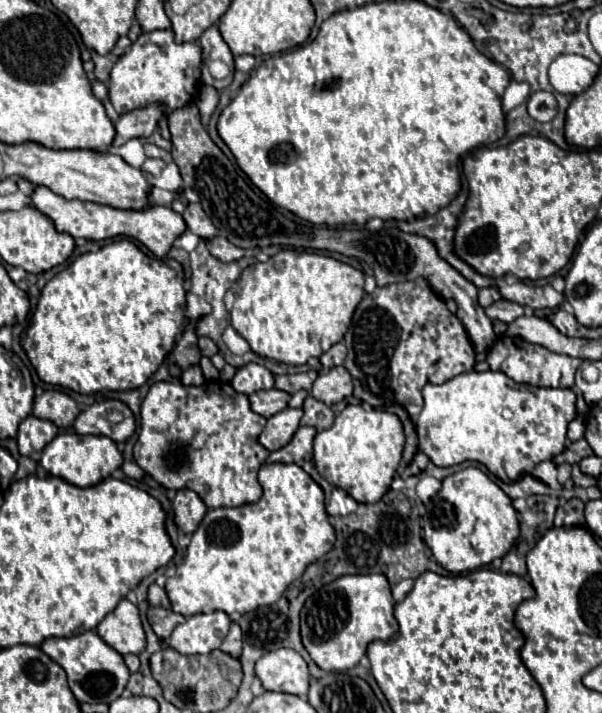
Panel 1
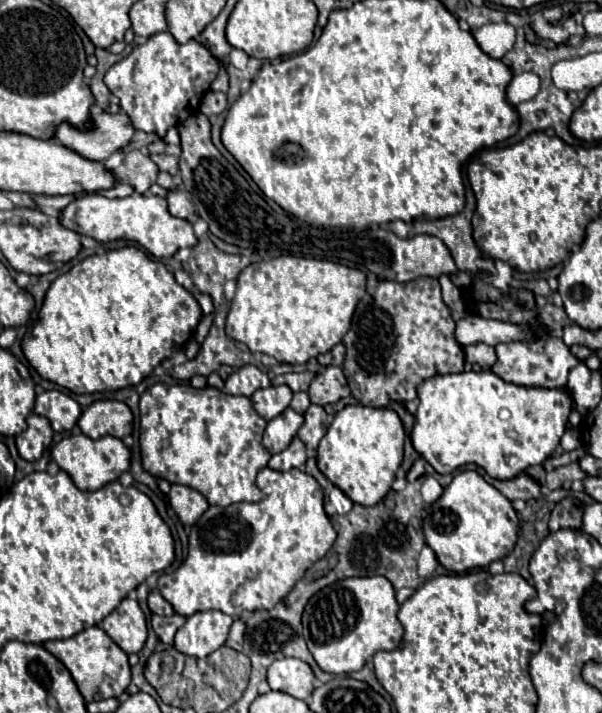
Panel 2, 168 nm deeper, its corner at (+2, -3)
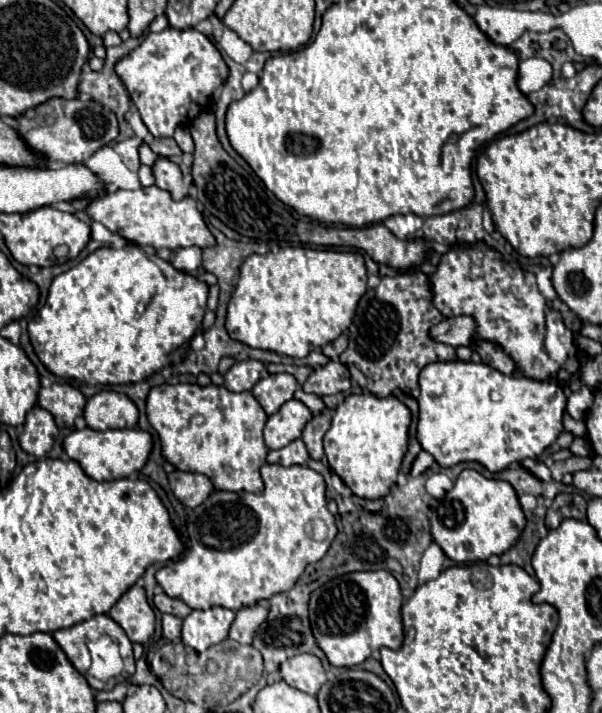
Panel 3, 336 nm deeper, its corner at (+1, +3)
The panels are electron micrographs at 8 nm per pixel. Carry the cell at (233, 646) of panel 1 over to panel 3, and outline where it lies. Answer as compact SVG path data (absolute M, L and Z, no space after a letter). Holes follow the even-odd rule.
M248 606L236 612L236 620L230 628L230 638L240 644L252 644L260 624L268 618L268 606Z

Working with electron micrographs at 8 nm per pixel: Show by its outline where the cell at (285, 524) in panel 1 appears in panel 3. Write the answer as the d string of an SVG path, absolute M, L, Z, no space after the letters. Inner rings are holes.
M264 464L260 468L264 478L264 492L212 492L200 506L196 506L186 520L190 536L190 552L174 564L162 566L156 572L156 580L162 590L180 598L190 608L208 610L222 606L238 612L240 608L252 606L278 592L290 590L308 564L318 562L330 548L336 536L336 520L326 506L326 482L308 466L280 466Z

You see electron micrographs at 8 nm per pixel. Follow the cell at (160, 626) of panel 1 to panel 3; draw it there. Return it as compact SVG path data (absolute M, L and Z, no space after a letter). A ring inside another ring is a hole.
M172 614L162 615L162 635L168 640L176 640L180 638L180 628L182 628L182 620L172 616Z

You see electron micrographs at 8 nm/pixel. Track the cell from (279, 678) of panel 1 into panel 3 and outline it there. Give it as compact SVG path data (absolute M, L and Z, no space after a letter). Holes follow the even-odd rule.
M298 654L298 656L288 658L282 664L280 674L290 686L294 686L306 694L312 694L312 696L326 682L326 672L322 668L322 662L314 654Z

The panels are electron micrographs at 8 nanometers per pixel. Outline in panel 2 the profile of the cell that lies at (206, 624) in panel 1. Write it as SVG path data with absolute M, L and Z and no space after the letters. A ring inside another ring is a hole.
M219 610L197 612L177 630L175 648L185 656L205 658L225 644L231 624L233 618Z

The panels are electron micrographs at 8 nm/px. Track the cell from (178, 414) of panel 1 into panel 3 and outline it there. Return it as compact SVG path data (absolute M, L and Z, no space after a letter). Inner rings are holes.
M176 384L176 386L156 386L150 390L146 402L146 414L150 424L156 428L162 440L162 454L168 462L172 462L178 470L200 472L206 474L216 490L232 490L232 492L262 492L264 484L260 478L260 466L266 462L268 448L262 438L264 422L268 420L262 406L256 402L252 392L248 394L232 394L224 386L198 386L198 384Z

